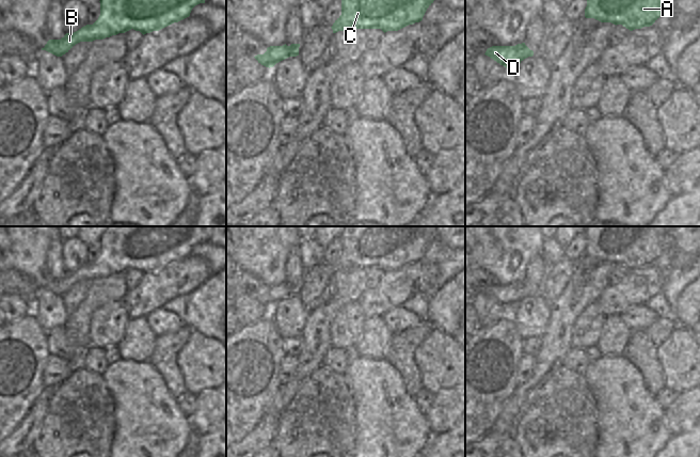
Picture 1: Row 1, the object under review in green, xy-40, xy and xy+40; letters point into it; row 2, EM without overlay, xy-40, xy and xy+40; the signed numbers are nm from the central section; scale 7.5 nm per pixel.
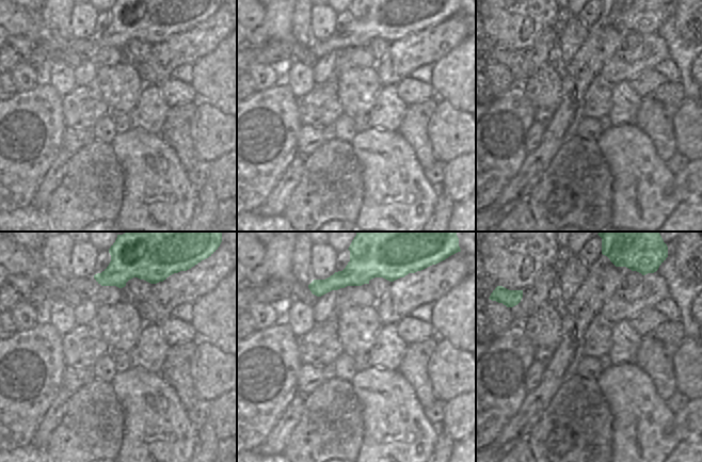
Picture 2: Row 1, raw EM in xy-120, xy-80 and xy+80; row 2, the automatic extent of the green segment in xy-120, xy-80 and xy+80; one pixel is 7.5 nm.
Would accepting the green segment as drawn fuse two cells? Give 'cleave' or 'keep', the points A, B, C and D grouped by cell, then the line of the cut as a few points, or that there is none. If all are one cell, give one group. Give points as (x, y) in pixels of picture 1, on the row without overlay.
keep; groups A B C D; cut none

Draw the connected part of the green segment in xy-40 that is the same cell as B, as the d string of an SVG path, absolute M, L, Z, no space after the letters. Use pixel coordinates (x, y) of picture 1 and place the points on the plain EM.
M107 226L100 237L100 254L93 264L86 264L61 279L49 279L42 289L62 296L80 281L104 279L131 268L143 274L159 270L190 255L192 248L205 242L204 226Z

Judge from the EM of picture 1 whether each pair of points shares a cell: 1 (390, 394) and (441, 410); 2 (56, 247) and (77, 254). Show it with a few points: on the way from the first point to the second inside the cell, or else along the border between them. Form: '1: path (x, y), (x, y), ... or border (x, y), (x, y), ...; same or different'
1: border (424, 413), (432, 435); different
2: border (61, 240), (61, 259), (66, 271); different

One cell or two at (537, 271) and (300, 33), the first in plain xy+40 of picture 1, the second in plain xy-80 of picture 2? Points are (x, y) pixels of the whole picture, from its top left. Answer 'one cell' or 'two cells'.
one cell

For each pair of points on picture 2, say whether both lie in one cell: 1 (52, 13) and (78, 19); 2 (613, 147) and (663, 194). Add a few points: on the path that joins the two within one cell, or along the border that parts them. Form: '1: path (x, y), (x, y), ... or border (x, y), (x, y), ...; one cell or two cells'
1: border (73, 11), (70, 14), (70, 36); two cells
2: path (625, 158), (651, 184); one cell

